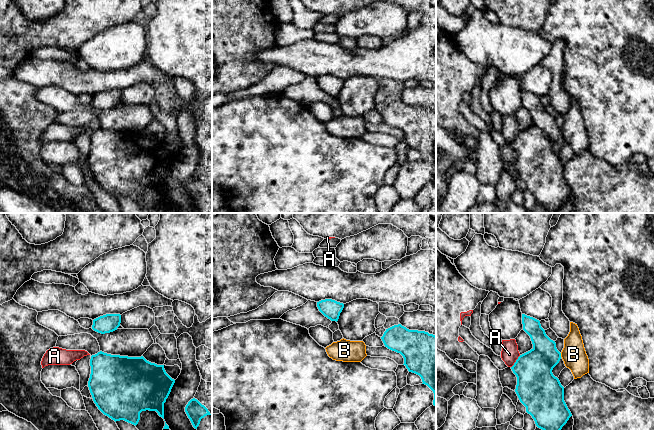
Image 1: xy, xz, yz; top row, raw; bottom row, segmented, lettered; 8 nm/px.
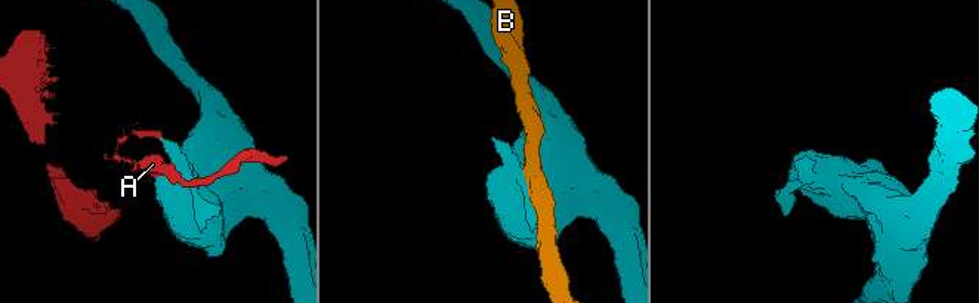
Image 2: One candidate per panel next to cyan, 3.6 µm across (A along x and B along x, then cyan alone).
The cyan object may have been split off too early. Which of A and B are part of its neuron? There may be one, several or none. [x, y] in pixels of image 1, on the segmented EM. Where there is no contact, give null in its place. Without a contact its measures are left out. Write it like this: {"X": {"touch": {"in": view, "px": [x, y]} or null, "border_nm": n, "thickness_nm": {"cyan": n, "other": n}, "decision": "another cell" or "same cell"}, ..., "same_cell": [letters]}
{"A": {"touch": {"in": "yz", "px": [516, 361]}, "border_nm": 130, "thickness_nm": {"cyan": 320, "other": 140}, "decision": "another cell"}, "B": {"touch": {"in": "yz", "px": [560, 355]}, "border_nm": 30, "thickness_nm": {"cyan": 300, "other": 190}, "decision": "another cell"}, "same_cell": []}

